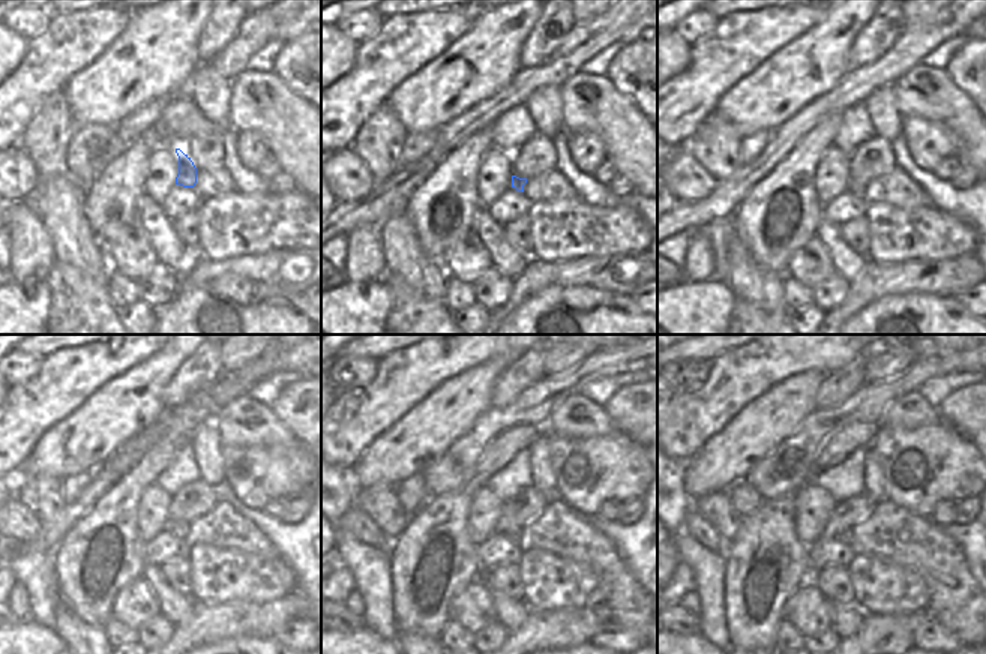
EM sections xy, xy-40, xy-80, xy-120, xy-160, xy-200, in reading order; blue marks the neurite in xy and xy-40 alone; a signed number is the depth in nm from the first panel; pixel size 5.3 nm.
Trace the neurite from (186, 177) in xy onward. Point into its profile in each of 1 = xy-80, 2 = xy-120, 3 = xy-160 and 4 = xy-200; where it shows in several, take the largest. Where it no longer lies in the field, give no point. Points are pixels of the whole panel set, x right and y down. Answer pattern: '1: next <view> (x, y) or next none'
1: next xy-80 (853, 188)
2: next xy-120 (179, 528)
3: next xy-160 (514, 534)
4: next xy-200 (845, 537)

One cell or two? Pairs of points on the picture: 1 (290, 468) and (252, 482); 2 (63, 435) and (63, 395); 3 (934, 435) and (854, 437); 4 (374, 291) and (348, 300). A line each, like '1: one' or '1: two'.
1: one
2: two
3: two
4: one

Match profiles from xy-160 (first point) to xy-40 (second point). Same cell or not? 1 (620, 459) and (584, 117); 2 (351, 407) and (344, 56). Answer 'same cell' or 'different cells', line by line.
1: different cells
2: different cells

